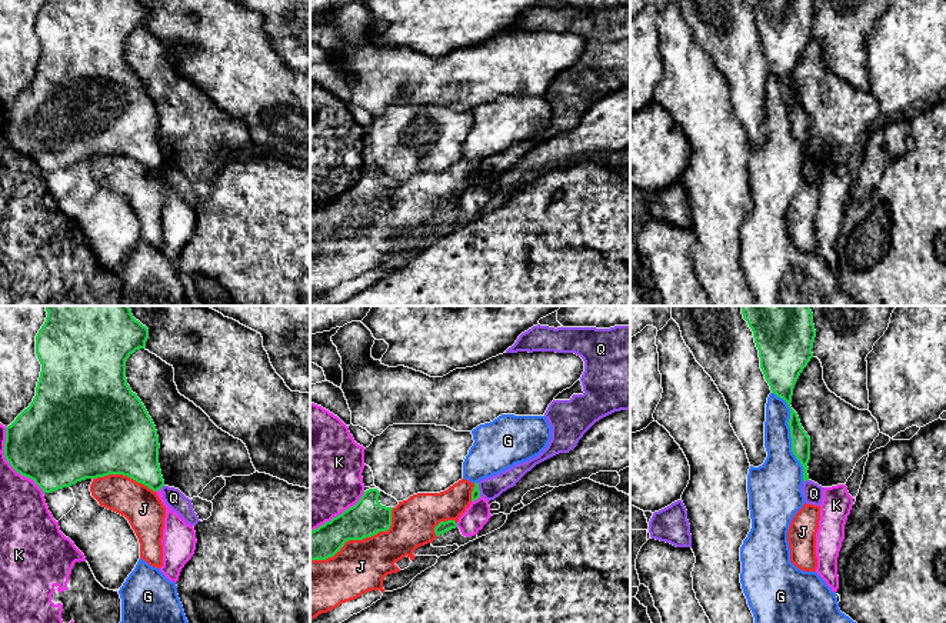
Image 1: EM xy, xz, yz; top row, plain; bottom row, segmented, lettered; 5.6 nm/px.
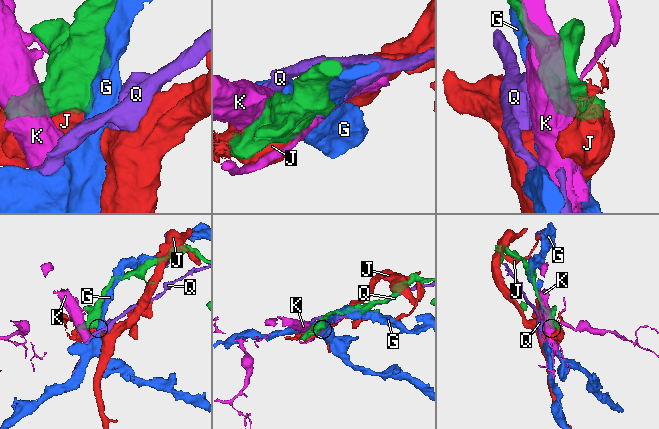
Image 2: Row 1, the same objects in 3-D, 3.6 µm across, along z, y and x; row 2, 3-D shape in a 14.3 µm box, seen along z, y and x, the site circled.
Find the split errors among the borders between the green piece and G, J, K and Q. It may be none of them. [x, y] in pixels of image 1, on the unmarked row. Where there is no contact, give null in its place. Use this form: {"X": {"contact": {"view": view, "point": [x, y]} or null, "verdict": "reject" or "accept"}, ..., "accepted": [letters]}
{"G": {"contact": {"view": "yz", "point": [790, 115]}, "verdict": "reject"}, "J": {"contact": {"view": "xz", "point": [359, 219]}, "verdict": "reject"}, "K": {"contact": {"view": "xy", "point": [9, 142]}, "verdict": "reject"}, "Q": {"contact": {"view": "yz", "point": [805, 160]}, "verdict": "reject"}, "accepted": []}

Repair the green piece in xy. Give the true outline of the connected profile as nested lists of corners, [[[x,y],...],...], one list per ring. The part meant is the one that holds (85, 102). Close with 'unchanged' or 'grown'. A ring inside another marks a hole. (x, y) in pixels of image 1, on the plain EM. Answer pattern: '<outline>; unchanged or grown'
[[[46,0],[36,16],[36,34],[41,44],[36,76],[30,86],[24,89],[10,106],[6,107],[3,133],[10,146],[21,156],[31,159],[43,170],[43,173],[51,173],[63,167],[70,167],[71,164],[86,159],[97,159],[109,154],[123,154],[147,166],[153,171],[160,170],[164,166],[164,160],[159,144],[160,124],[157,110],[144,84],[137,74],[131,71],[126,59],[127,39],[136,30],[146,29],[147,19],[149,9],[139,0]]]; unchanged

